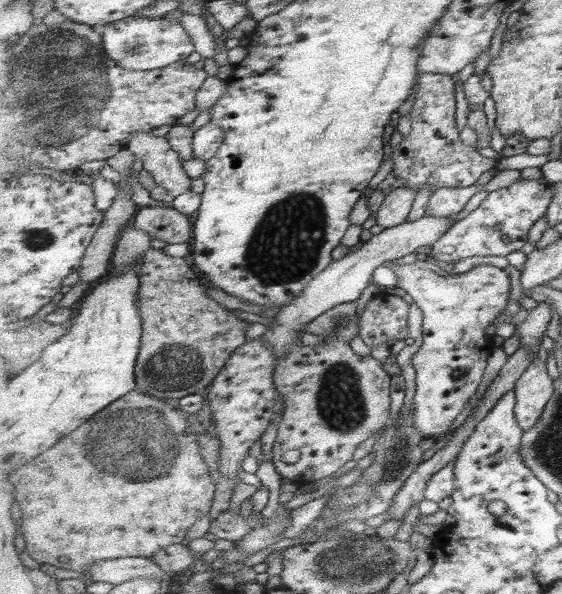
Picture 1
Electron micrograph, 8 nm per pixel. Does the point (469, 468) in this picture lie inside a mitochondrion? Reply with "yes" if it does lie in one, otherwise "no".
no

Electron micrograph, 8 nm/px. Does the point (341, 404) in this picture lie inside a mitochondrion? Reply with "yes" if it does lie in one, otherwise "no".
yes

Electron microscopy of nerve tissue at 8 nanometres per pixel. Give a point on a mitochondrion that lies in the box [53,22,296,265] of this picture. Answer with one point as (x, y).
(135, 49)

